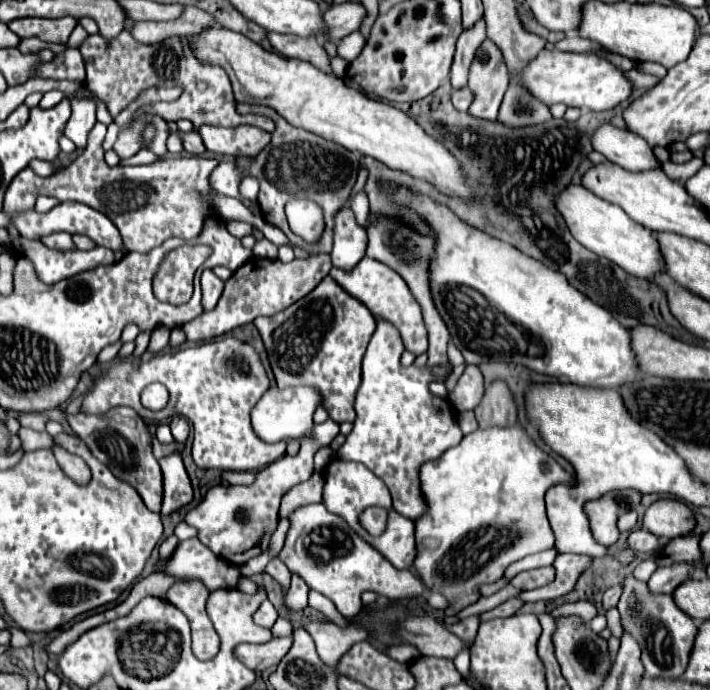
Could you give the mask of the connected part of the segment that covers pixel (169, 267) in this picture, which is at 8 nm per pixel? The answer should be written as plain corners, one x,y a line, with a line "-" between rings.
185,245
170,252
154,276
153,291
156,298
170,304
188,302
192,296
194,272
211,252
211,248
206,245

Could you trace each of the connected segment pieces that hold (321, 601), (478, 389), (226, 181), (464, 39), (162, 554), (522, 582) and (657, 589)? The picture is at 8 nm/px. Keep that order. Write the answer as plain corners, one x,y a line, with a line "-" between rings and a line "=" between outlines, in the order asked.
310,590
308,606
310,606
310,608
314,608
314,610
318,610
318,612
322,612
326,618
330,618
330,620
332,620
334,624
338,624
340,628
346,628
346,626
348,626
348,622
338,614
338,610
334,608
334,604
332,604
324,594
=
466,366
454,390
450,392
448,400
454,404
458,412
474,410
474,404
478,404
478,398
482,398
482,390
484,390
484,380
480,370
476,366
=
232,160
232,162
220,162
216,168
214,168
214,174
210,176
210,184
214,186
214,190
218,190
220,194
224,196
230,196
230,198
236,198
240,200
242,204
246,202
240,192
238,192
238,186
244,178
244,172
238,168
238,160
=
480,20
474,28
464,30
464,34
458,38
456,44
456,54
454,54
454,64
452,64
452,88
460,90
464,86
468,86
468,72
470,72
470,64
476,56
478,46
486,40
486,30
484,30
484,20
=
172,535
165,539
159,547
159,558
161,560
169,559
172,556
178,543
179,541
175,535
=
546,566
546,568
536,568
536,570
520,572
518,576
514,576
510,580
510,584
514,588
520,588
520,590
534,590
534,588
550,584
552,580
554,580
554,568
=
670,566
670,568
656,568
656,572
648,580
650,594
672,594
676,586
686,580
686,566

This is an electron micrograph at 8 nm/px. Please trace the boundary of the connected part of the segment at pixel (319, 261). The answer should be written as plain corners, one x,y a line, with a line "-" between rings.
316,254
308,260
292,260
288,264
278,260
264,260
264,258
250,258
244,266
240,266
224,286
224,292
214,306
214,310
204,312
202,316
186,322
182,328
186,332
188,340
210,340
216,336
222,336
238,326
254,322
258,316
272,316
282,310
286,310
290,304
298,302
306,294
310,294
324,276
328,276
328,270
332,268
328,254

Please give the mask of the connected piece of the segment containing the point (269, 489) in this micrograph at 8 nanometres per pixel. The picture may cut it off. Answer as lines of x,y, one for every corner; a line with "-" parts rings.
332,419
321,424
314,424
311,434
300,441
298,456
282,456
280,460
272,462
270,466
262,468
256,474
256,482
252,486
212,486
204,500
192,508
186,516
186,522
198,528
198,538
204,546
208,546
216,556
242,566
252,554
252,548
260,548
262,552
270,546
270,534
278,526
278,508
282,496
300,482
310,480
314,472
314,454
319,448
329,445
340,433
340,425

